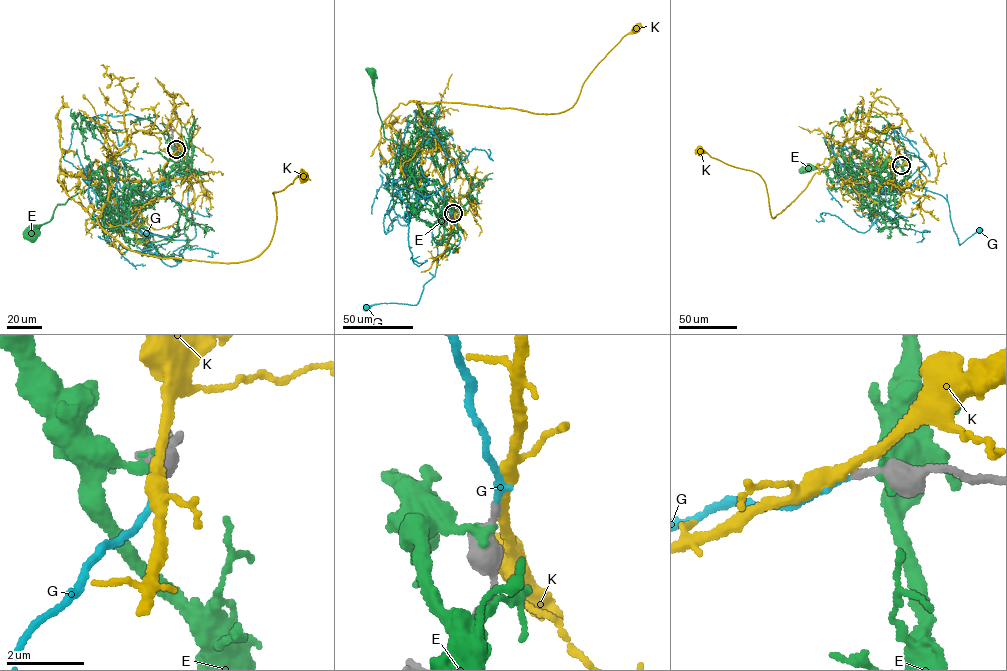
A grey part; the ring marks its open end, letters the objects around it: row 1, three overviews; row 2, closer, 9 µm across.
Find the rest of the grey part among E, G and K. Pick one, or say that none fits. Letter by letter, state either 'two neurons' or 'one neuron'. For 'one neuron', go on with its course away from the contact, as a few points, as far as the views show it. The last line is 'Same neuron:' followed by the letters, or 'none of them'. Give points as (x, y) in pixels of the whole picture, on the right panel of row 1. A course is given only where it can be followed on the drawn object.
E: two neurons
G: one neuron | via (901, 165), (893, 169), (879, 188), (883, 194), (912, 184), (943, 196), (948, 202), (959, 245), (979, 230)
K: two neurons
Same neuron: G

